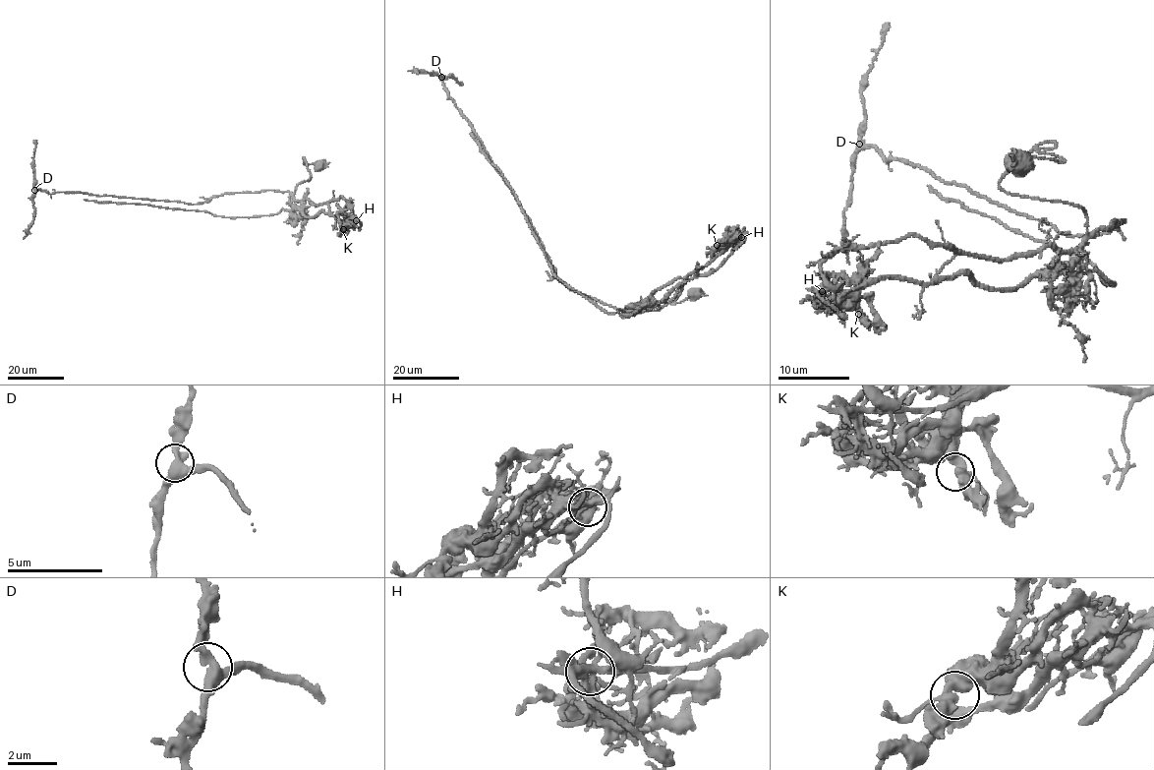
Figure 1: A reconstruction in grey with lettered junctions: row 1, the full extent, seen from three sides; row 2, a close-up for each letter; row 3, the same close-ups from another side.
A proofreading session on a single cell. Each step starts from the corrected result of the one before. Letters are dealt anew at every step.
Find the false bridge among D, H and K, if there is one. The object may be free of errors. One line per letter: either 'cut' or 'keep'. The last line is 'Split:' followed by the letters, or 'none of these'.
D: keep
H: cut
K: keep
Split: H

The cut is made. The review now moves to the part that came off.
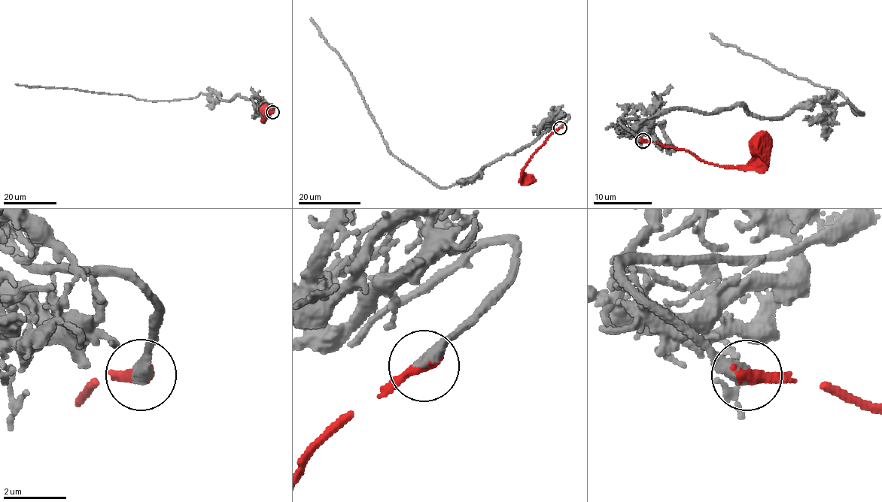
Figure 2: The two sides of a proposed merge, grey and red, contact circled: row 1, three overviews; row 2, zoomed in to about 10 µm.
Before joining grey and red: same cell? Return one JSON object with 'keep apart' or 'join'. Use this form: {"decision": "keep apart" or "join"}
{"decision": "join"}

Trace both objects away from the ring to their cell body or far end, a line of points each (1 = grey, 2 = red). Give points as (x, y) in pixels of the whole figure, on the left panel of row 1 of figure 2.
1: (272, 112), (272, 104), (238, 95), (229, 100), (220, 100), (211, 92), (153, 101), (16, 84)
2: (272, 112), (267, 114), (262, 121), (266, 109)

